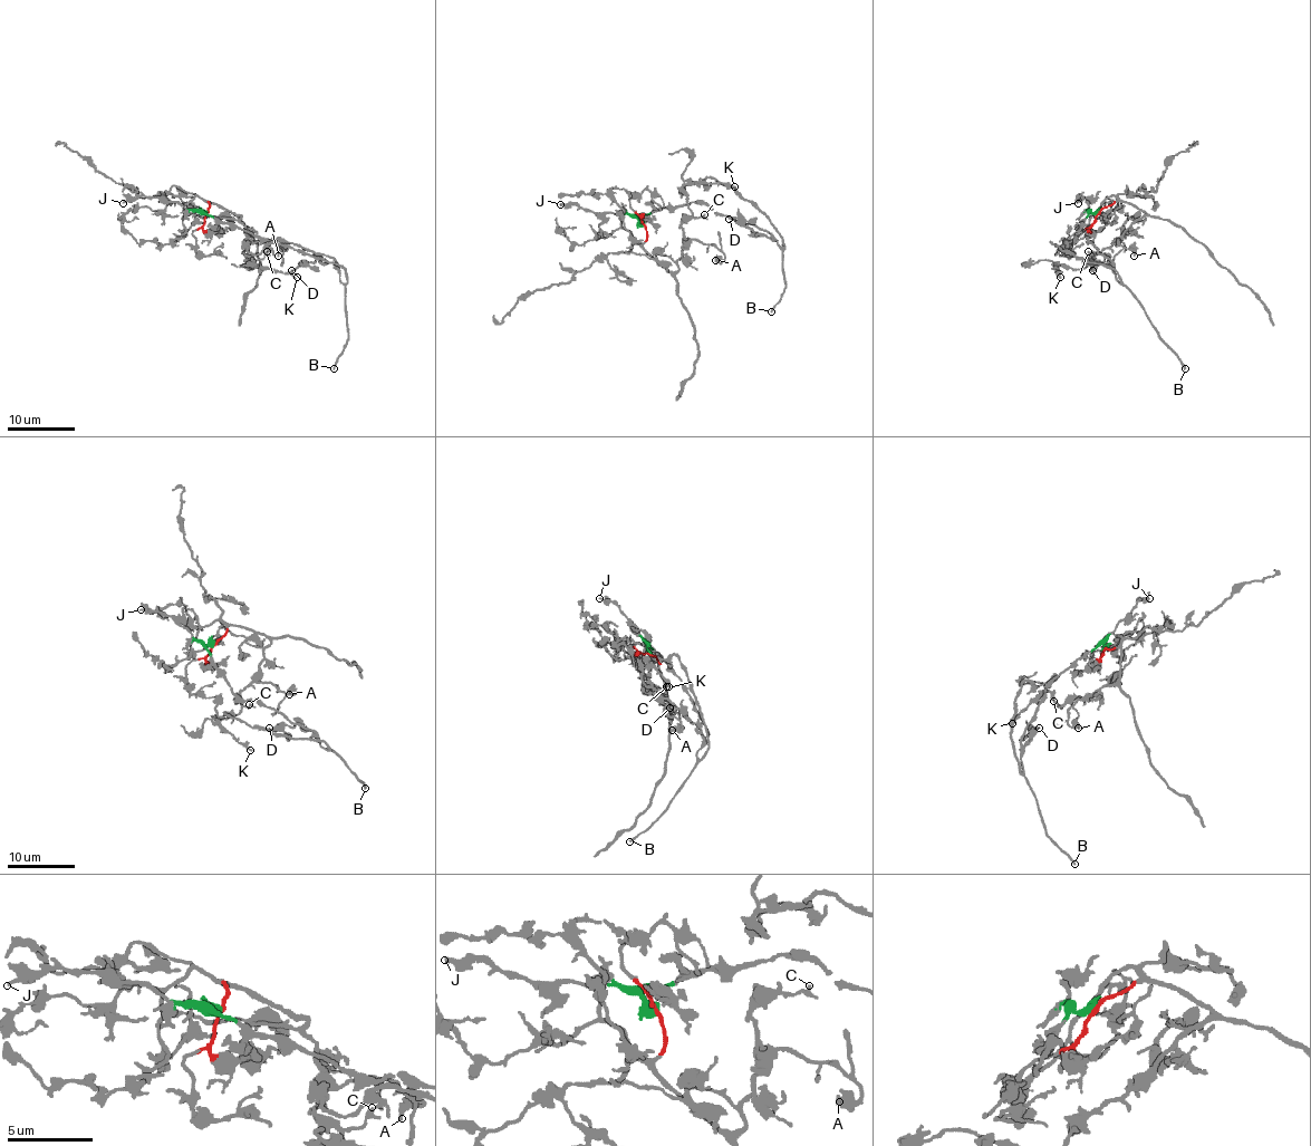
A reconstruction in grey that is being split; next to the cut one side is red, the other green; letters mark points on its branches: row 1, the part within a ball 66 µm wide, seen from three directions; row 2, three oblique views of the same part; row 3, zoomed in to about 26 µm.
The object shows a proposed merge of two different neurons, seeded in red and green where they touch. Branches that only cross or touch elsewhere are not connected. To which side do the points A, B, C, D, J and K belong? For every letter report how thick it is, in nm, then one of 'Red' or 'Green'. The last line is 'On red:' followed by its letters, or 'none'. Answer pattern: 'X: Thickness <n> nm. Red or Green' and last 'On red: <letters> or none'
A: Thickness 280 nm. Red
B: Thickness 200 nm. Green
C: Thickness 280 nm. Red
D: Thickness 190 nm. Green
J: Thickness 240 nm. Green
K: Thickness 240 nm. Red
On red: A, C, K

